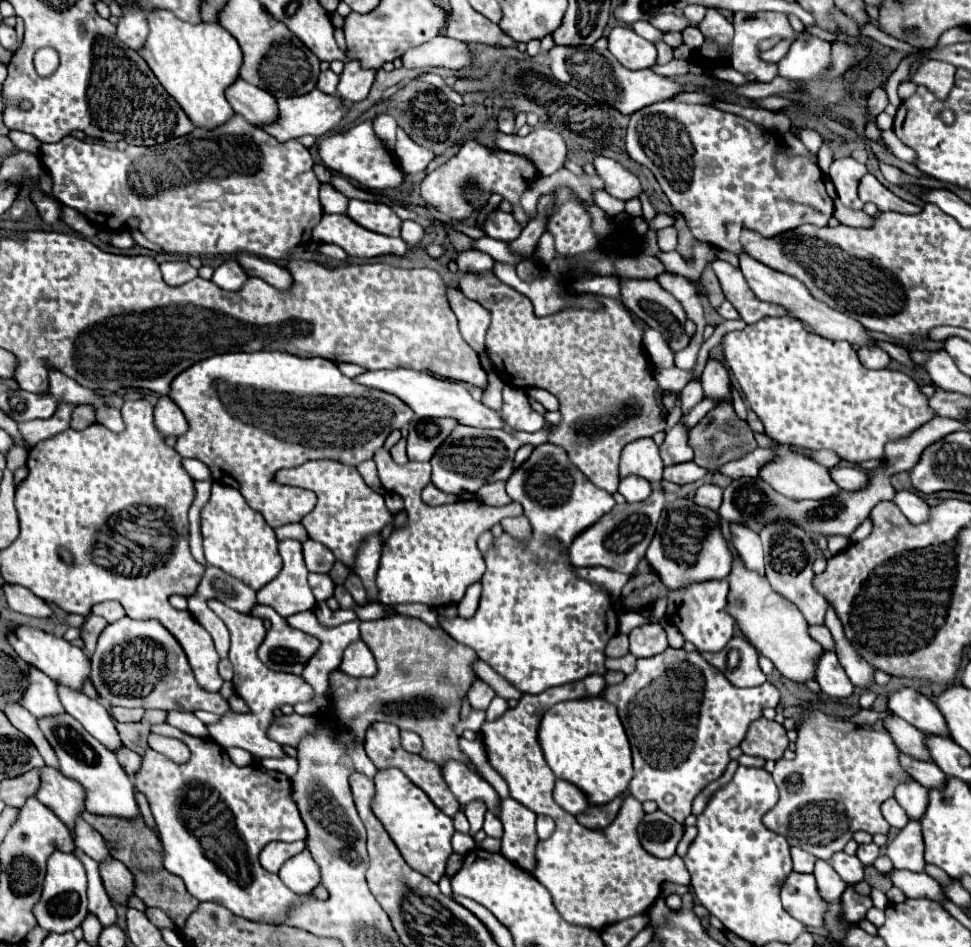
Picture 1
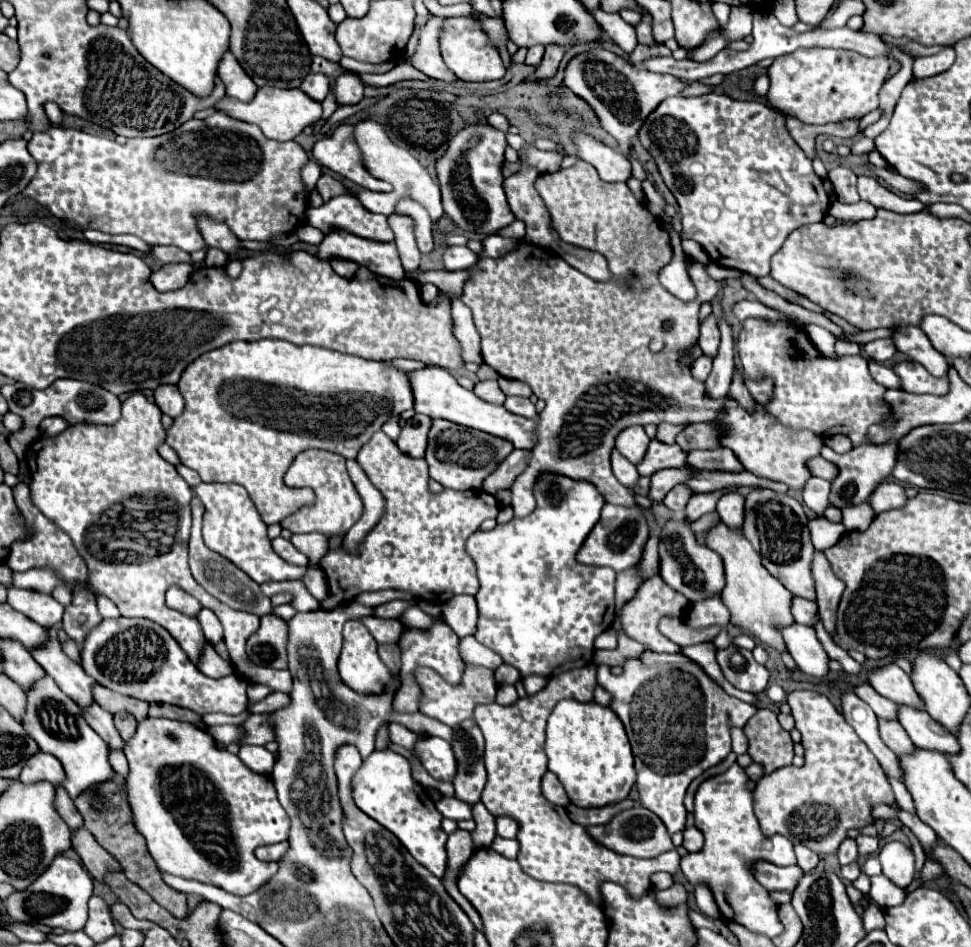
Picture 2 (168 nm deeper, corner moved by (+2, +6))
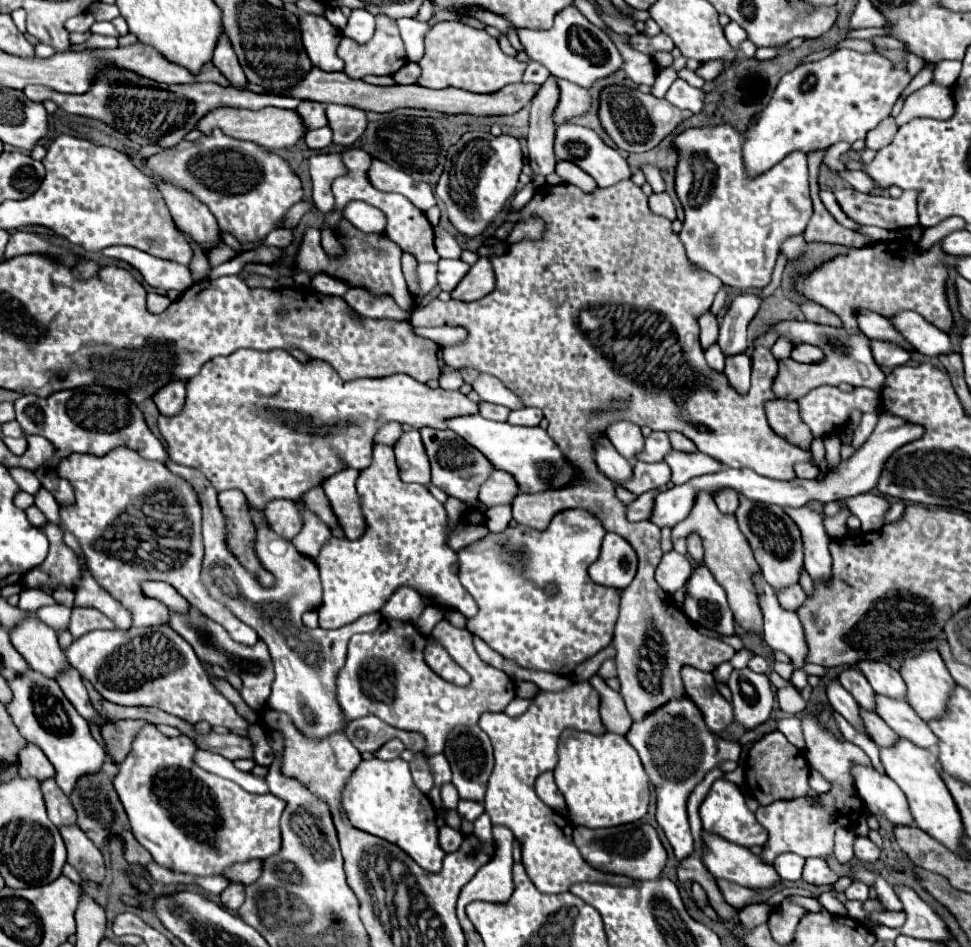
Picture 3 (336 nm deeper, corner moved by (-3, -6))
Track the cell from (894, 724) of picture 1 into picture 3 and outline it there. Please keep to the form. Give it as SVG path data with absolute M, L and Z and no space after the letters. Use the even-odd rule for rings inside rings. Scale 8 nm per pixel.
M843 669L839 673L839 681L855 697L855 701L863 709L869 709L869 711L875 709L875 693L873 693L869 681L865 679L865 675L861 671L857 671L857 669Z

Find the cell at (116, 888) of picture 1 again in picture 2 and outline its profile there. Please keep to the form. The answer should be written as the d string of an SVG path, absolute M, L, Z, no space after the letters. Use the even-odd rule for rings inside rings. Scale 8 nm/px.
M86 829L72 831L72 847L78 851L88 873L100 883L104 883L104 877L108 873L122 869L120 863L102 845L98 845L98 841Z

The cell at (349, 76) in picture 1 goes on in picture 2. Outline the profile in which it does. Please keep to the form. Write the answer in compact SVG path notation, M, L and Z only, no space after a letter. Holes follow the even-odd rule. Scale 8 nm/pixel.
M344 71L338 75L334 85L334 95L340 105L354 105L360 103L364 97L364 85L358 73Z

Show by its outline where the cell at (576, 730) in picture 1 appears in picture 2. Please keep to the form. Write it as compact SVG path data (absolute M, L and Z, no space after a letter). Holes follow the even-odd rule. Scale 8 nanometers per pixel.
M560 701L548 717L544 749L548 755L548 769L558 775L570 801L578 807L604 807L622 801L636 781L632 749L622 721L610 707L596 701Z

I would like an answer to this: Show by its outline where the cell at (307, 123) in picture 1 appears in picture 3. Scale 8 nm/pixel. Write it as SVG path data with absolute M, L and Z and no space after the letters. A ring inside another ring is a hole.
M219 107L207 113L195 129L199 129L203 135L211 135L213 129L221 129L225 135L243 139L243 141L253 141L265 149L287 149L293 147L305 133L303 133L303 121L299 119L297 111L287 111L287 109L277 109L277 107L265 107L259 111L247 111L247 109L235 109L235 107Z

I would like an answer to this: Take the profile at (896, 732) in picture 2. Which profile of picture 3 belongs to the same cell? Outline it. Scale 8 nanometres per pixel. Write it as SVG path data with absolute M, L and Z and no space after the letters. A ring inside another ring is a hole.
M859 707L859 713L861 713L861 719L863 719L863 725L865 725L865 731L869 733L869 737L879 745L879 747L891 747L891 743L895 743L897 733L873 711L867 711L863 707Z

